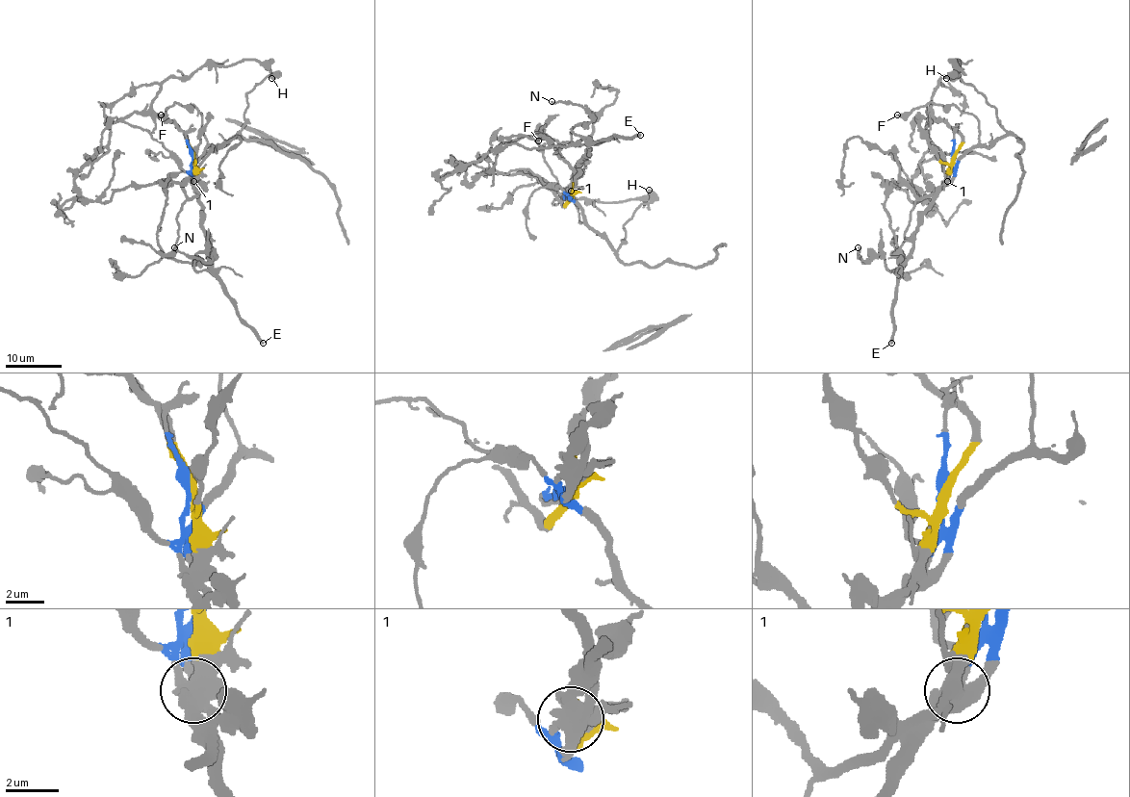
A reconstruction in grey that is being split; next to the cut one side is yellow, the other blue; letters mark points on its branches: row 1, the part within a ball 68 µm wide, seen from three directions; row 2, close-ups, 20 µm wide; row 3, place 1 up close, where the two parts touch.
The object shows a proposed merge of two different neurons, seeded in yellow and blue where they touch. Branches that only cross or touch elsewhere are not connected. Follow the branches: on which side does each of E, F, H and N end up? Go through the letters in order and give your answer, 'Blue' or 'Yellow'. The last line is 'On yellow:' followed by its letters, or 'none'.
E: Yellow
F: Blue
H: Blue
N: Yellow
On yellow: E, N

